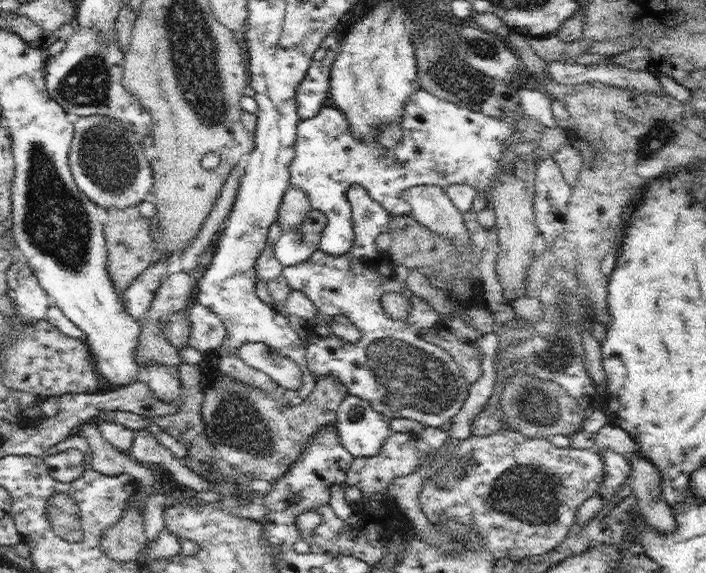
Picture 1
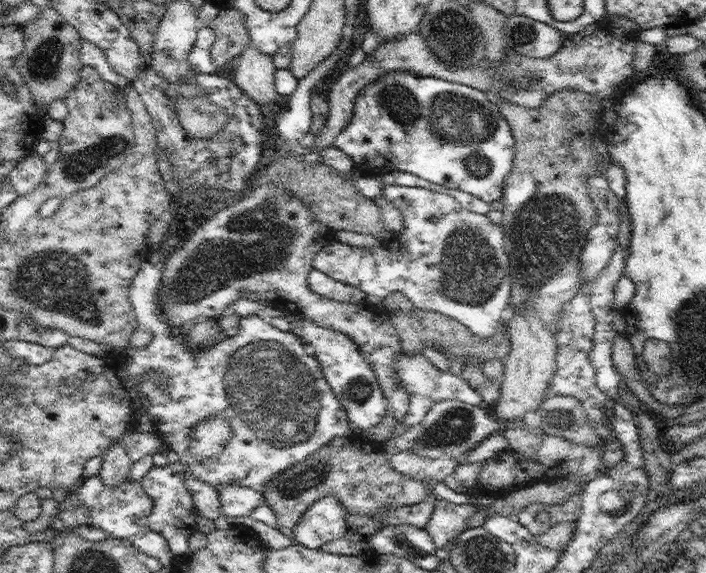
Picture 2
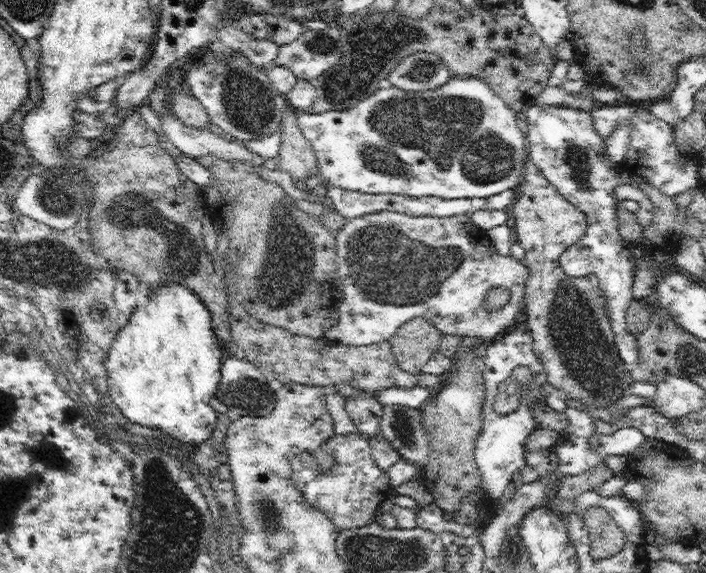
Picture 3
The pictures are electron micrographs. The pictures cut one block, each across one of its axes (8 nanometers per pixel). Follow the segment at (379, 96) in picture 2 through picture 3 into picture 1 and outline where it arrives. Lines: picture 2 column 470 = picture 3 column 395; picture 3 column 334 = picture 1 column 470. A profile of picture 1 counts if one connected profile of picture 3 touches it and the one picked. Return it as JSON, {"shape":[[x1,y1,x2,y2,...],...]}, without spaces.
{"shape":[[422,88,410,96,400,123,403,130,402,140,393,149,383,147,380,141,361,141,350,130,350,121,346,115,332,104,326,103,316,116,305,118,298,123,295,155,289,166,290,184,306,193,312,209,326,215,327,223,318,244,319,250,328,252,328,255,342,256,350,252,354,245,351,204,347,199,347,189,351,184,363,186,376,202,389,213,397,215,410,214,410,205,400,198,400,194,412,186,429,184,445,189,451,184,467,184,486,196,497,174,501,172,499,160,505,151,505,144,522,141,521,134,515,131,517,122,513,116,503,119,486,116,482,112,474,112,442,100]]}

